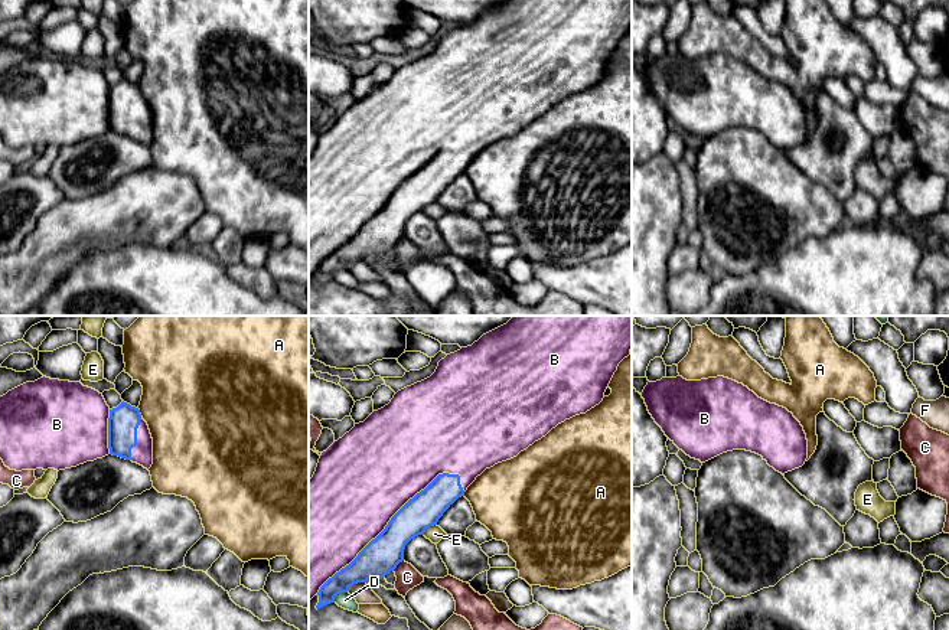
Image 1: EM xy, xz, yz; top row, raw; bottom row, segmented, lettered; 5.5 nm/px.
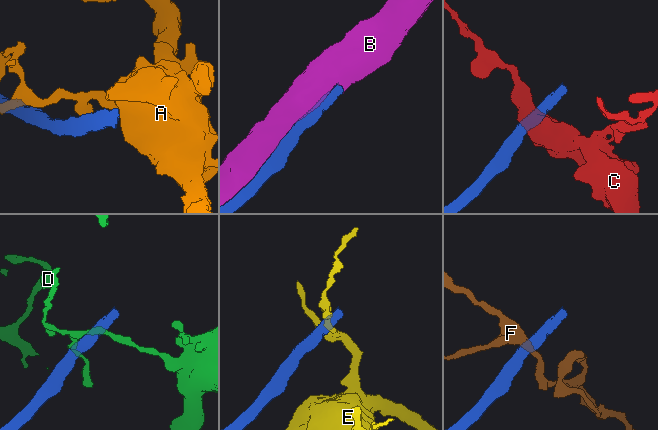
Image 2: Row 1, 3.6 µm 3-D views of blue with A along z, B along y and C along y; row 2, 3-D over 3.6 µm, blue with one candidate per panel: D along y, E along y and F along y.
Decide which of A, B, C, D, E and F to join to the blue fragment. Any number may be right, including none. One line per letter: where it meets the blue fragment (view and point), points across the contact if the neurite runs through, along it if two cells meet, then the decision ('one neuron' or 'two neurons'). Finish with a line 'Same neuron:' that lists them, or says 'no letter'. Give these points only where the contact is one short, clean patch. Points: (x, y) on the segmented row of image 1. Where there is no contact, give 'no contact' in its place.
A: meets blue in xy at (139, 413); border along xy (137, 408), (142, 415); two neurons
B: meets blue in xz at (388, 524); one neuron
C: meets blue in xz at (397, 564); two neurons
D: meets blue in xz at (338, 593); border along xz (346, 591), (341, 591), (333, 601); two neurons
E: meets blue in xz at (429, 526); border along xz (436, 524), (430, 525), (423, 534); two neurons
F: meets blue in xz at (355, 583); border along xz (365, 581), (355, 583), (346, 591); two neurons
Same neuron: B

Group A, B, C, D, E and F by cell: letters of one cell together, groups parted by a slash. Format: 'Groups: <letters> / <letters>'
Groups: A / B / C / D / E / F

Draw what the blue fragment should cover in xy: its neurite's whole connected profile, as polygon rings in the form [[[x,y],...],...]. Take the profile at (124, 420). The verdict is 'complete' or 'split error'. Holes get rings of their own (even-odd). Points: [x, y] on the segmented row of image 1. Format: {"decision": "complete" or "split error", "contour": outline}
{"decision": "split error", "contour": [[[46,376],[0,396],[0,458],[10,470],[59,471],[108,454],[151,467],[153,438],[138,408],[123,401],[111,409],[98,391]]]}

